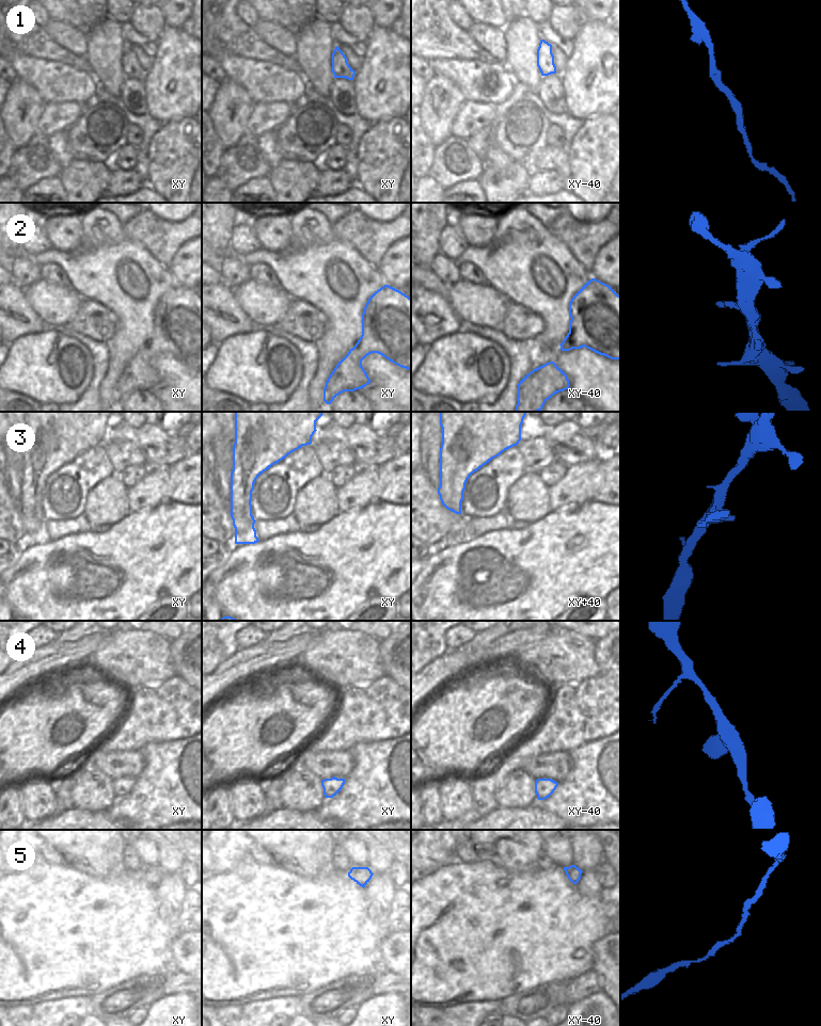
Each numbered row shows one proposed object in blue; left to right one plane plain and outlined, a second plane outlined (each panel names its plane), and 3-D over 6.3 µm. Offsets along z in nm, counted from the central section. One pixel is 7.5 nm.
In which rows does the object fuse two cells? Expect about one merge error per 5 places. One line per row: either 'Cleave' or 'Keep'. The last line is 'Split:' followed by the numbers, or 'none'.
1: Keep
2: Keep
3: Keep
4: Keep
5: Keep
Split: none.

